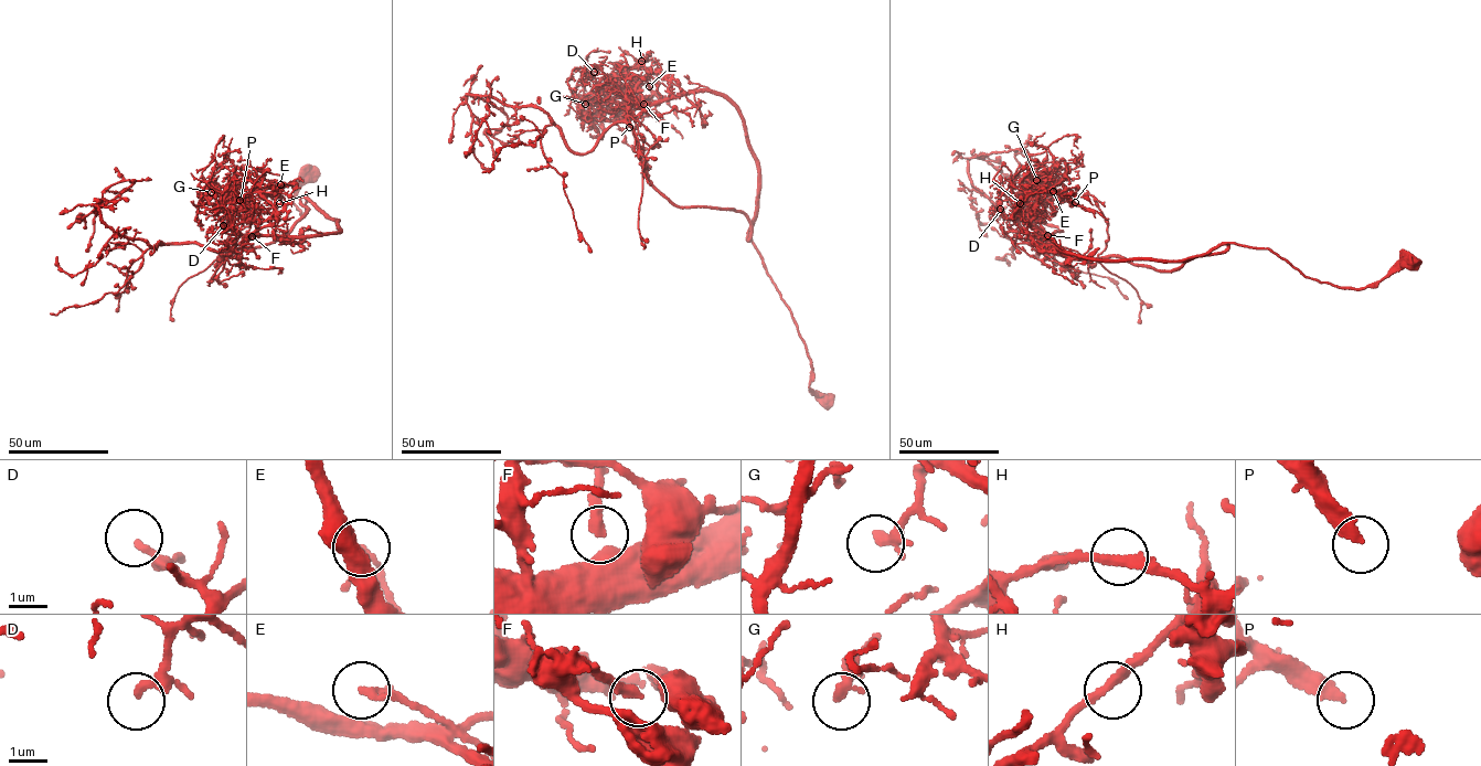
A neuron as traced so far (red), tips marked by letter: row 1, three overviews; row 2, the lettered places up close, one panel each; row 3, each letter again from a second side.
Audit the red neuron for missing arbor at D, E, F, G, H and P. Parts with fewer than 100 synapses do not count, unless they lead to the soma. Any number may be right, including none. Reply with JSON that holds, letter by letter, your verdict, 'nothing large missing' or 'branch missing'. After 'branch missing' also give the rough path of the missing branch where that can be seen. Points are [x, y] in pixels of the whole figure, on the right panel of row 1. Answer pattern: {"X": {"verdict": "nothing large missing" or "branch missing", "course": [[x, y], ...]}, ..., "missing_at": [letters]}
{"D": {"verdict": "nothing large missing"}, "E": {"verdict": "nothing large missing"}, "F": {"verdict": "nothing large missing"}, "G": {"verdict": "nothing large missing"}, "H": {"verdict": "nothing large missing"}, "P": {"verdict": "branch missing", "course": [[1075, 202], [1093, 216], [1098, 235], [1093, 237], [1089, 246], [1082, 251], [1063, 246]]}, "missing_at": ["P"]}

